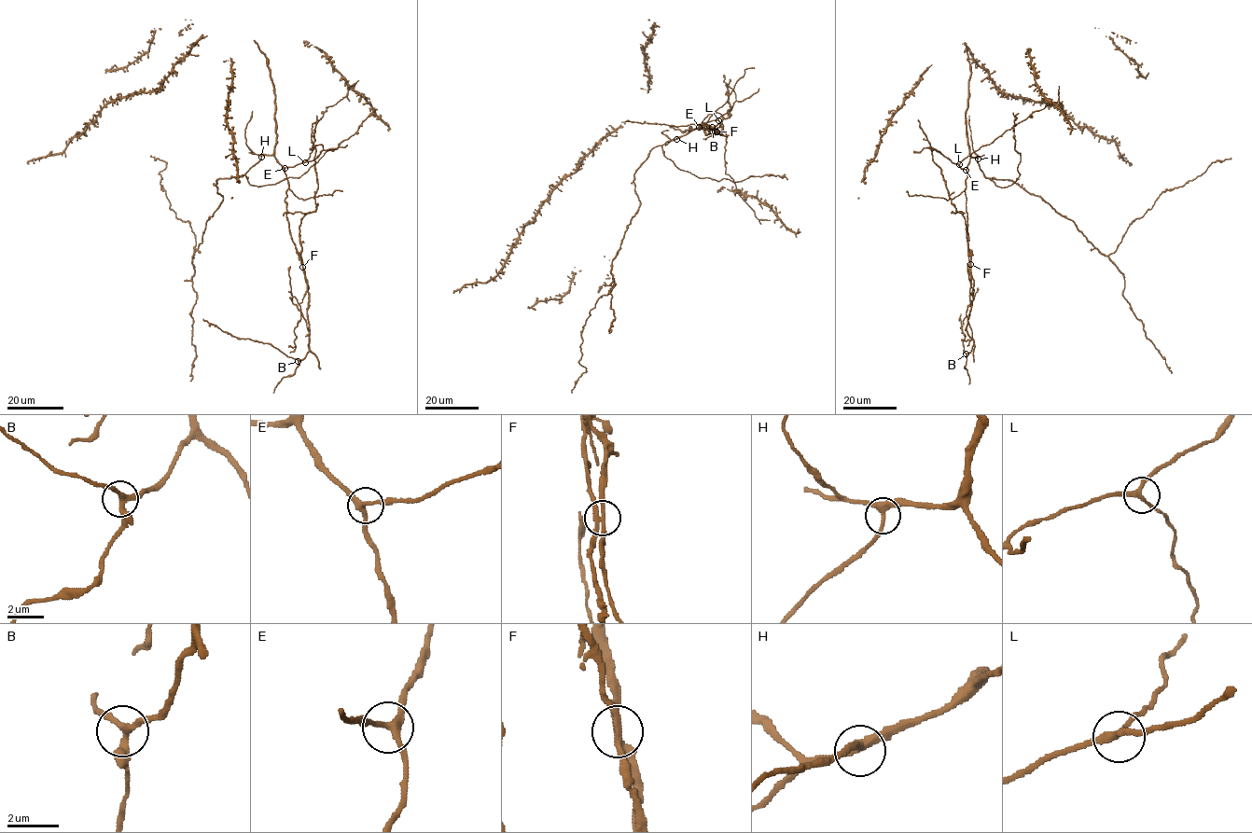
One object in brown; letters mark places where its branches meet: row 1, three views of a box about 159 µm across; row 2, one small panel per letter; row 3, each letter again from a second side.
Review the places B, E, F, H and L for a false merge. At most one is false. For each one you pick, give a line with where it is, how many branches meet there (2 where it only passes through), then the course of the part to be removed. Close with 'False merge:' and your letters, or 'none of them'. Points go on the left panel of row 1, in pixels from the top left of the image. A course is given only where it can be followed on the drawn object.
F: at (302, 267); 3 branches meet; foreign part runs (302, 267), (299, 225), (308, 213), (316, 209), (313, 197), (317, 180), (313, 142), (316, 116)
False merge: F

